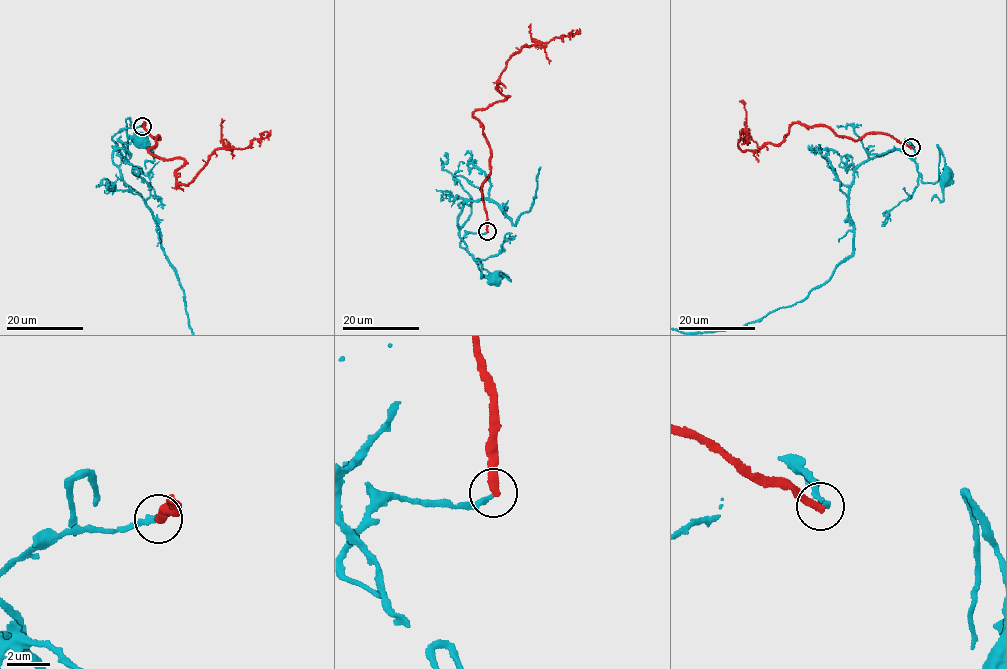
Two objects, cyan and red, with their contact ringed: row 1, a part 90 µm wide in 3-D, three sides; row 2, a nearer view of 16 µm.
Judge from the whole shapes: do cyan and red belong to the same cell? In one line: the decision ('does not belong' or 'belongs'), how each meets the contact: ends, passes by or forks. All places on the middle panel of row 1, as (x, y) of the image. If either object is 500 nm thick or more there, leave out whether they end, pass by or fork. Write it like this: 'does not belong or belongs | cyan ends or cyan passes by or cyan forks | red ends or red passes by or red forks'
does not belong | cyan ends | red ends

